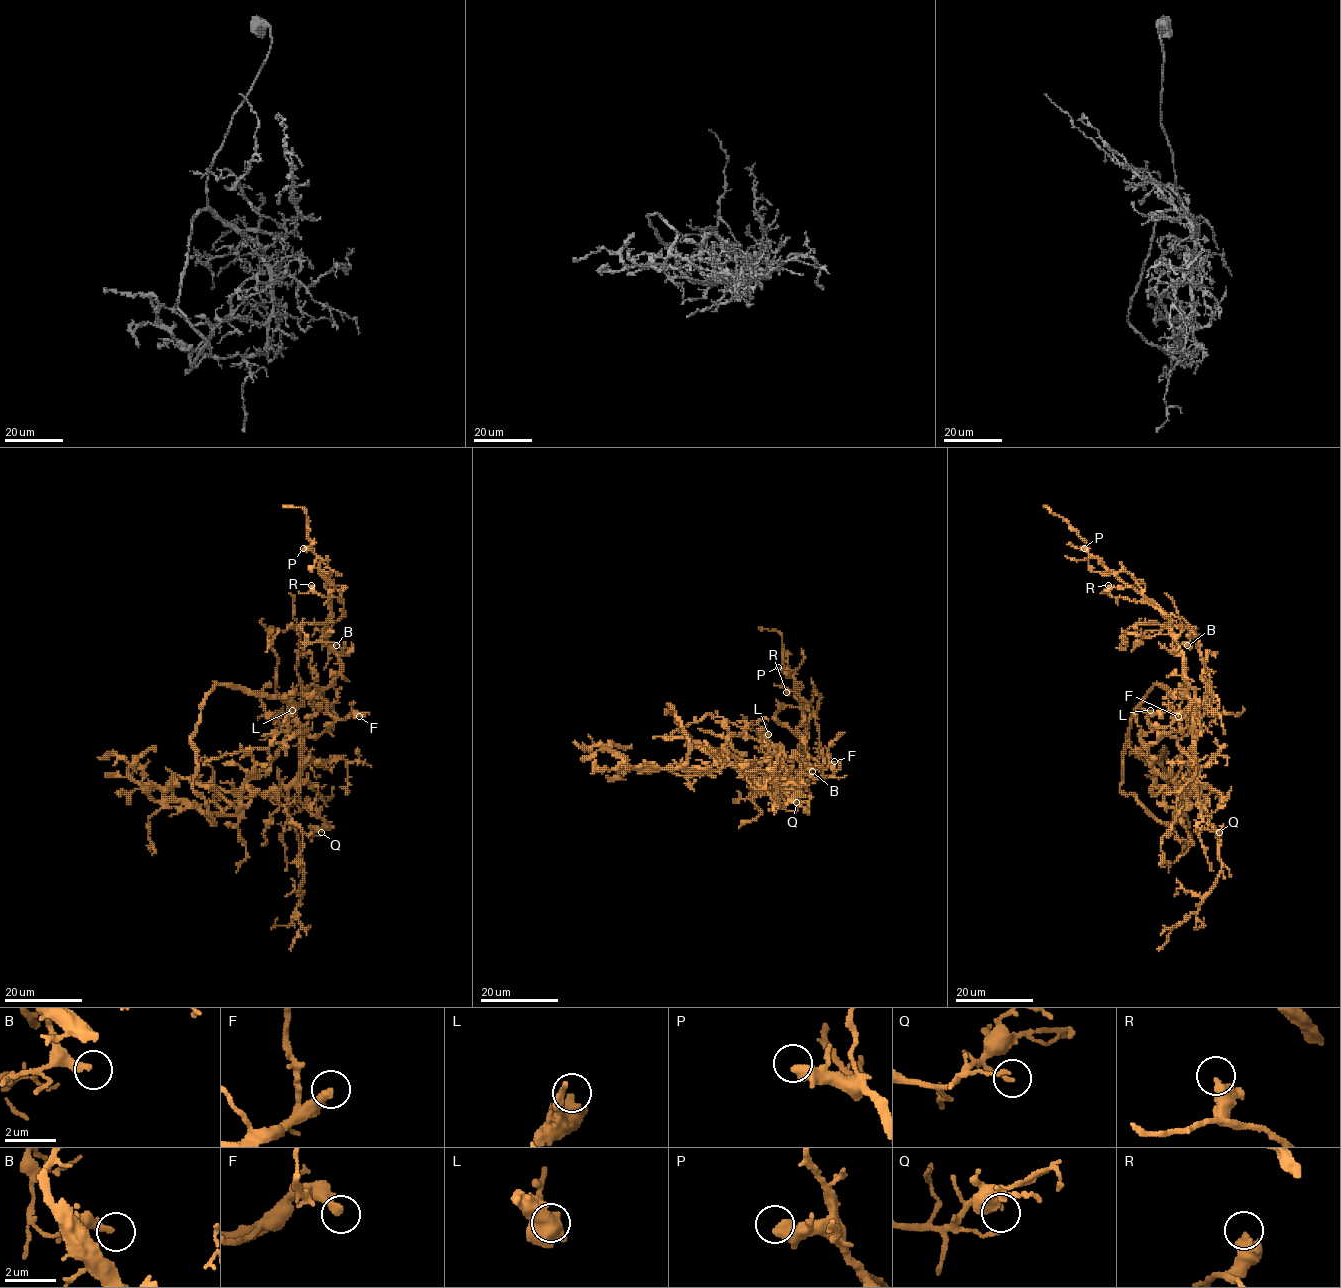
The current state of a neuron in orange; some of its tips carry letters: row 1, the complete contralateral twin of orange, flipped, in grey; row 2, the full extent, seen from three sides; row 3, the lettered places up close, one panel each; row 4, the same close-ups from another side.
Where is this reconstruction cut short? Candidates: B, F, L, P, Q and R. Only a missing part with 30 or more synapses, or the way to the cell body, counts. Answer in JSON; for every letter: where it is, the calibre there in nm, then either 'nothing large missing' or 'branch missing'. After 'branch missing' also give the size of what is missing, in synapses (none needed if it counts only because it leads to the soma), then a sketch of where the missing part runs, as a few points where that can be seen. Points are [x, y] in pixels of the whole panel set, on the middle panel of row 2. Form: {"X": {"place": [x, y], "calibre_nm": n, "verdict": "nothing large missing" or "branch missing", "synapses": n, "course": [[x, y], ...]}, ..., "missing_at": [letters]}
{"B": {"place": [812, 771], "calibre_nm": 320, "verdict": "nothing large missing"}, "F": {"place": [834, 761], "calibre_nm": 340, "verdict": "branch missing", "synapses": 90, "course": [[834, 761], [849, 761], [865, 774], [879, 778], [883, 785], [902, 792], [904, 785]]}, "L": {"place": [768, 734], "calibre_nm": 650, "verdict": "nothing large missing"}, "P": {"place": [778, 667], "calibre_nm": 360, "verdict": "nothing large missing"}, "Q": {"place": [796, 802], "calibre_nm": 180, "verdict": "nothing large missing"}, "R": {"place": [786, 692], "calibre_nm": 480, "verdict": "nothing large missing"}, "missing_at": ["F"]}

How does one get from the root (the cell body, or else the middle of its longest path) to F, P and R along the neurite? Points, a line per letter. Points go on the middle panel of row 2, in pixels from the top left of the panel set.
F: (769, 774), (775, 768), (790, 768), (799, 773), (825, 769), (834, 761)
P: (769, 774), (775, 768), (805, 772), (816, 767), (801, 756), (810, 710), (796, 697), (794, 677), (778, 667)
R: (769, 774), (805, 772), (816, 767), (801, 761), (810, 765), (818, 756), (814, 708), (786, 692)

